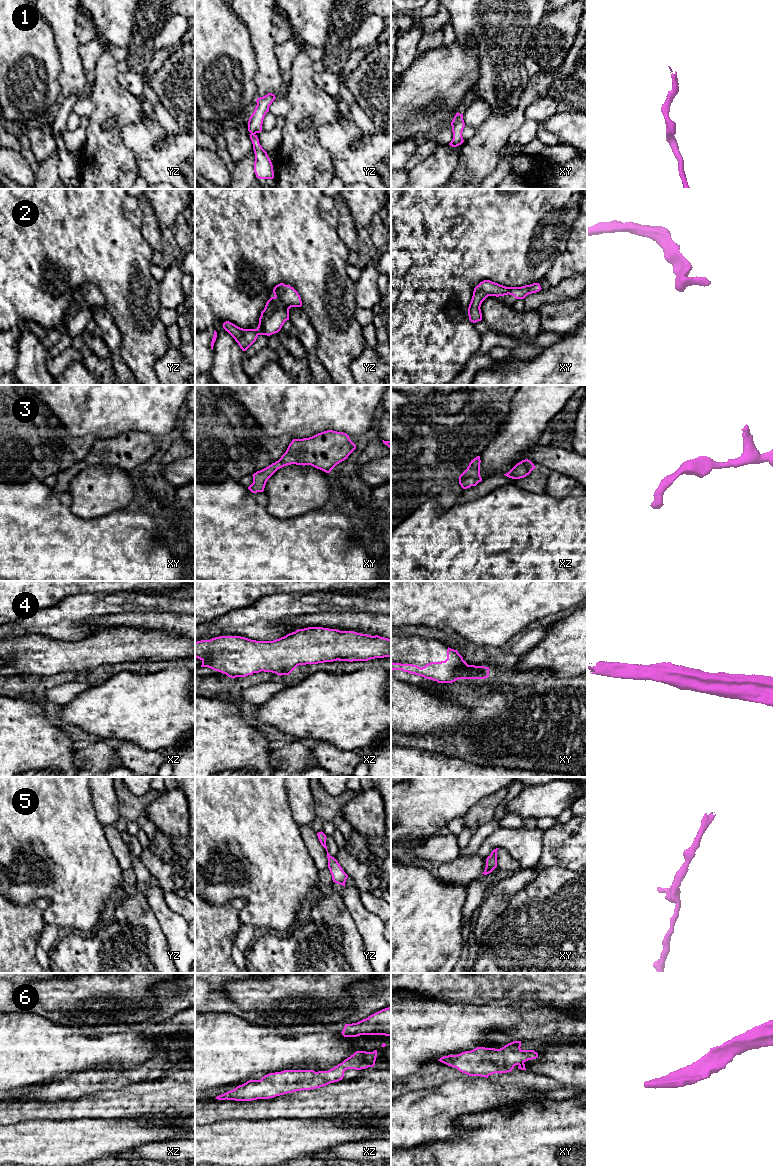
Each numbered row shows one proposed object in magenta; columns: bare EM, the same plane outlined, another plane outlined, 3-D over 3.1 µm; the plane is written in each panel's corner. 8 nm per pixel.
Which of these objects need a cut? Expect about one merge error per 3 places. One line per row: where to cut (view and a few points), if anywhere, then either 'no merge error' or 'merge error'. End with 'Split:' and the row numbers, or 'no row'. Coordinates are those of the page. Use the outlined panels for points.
1: no cut | no merge error
2: no cut | no merge error
3: no cut | no merge error
4: no cut | no merge error
5: no cut | no merge error
6: no cut | no merge error
Split: no row

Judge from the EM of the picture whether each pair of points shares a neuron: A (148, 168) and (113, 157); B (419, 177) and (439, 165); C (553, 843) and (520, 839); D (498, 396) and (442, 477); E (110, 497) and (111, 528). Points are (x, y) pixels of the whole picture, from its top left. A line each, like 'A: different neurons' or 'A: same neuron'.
A: different neurons
B: same neuron
C: different neurons
D: same neuron
E: different neurons

